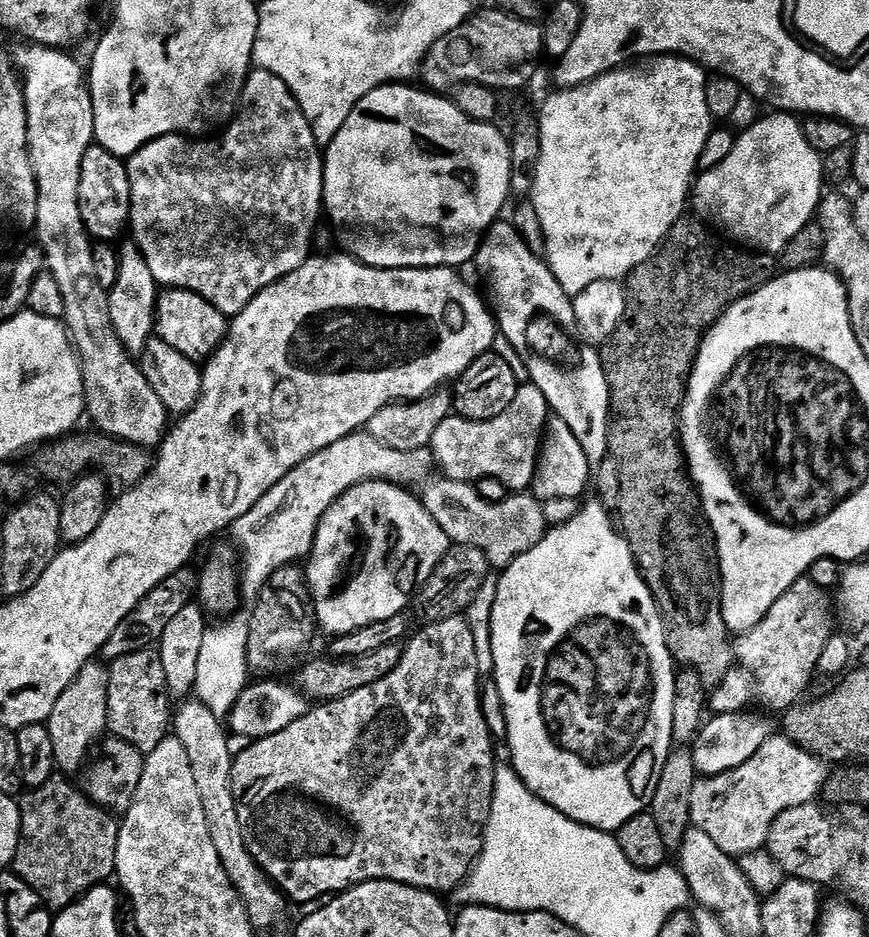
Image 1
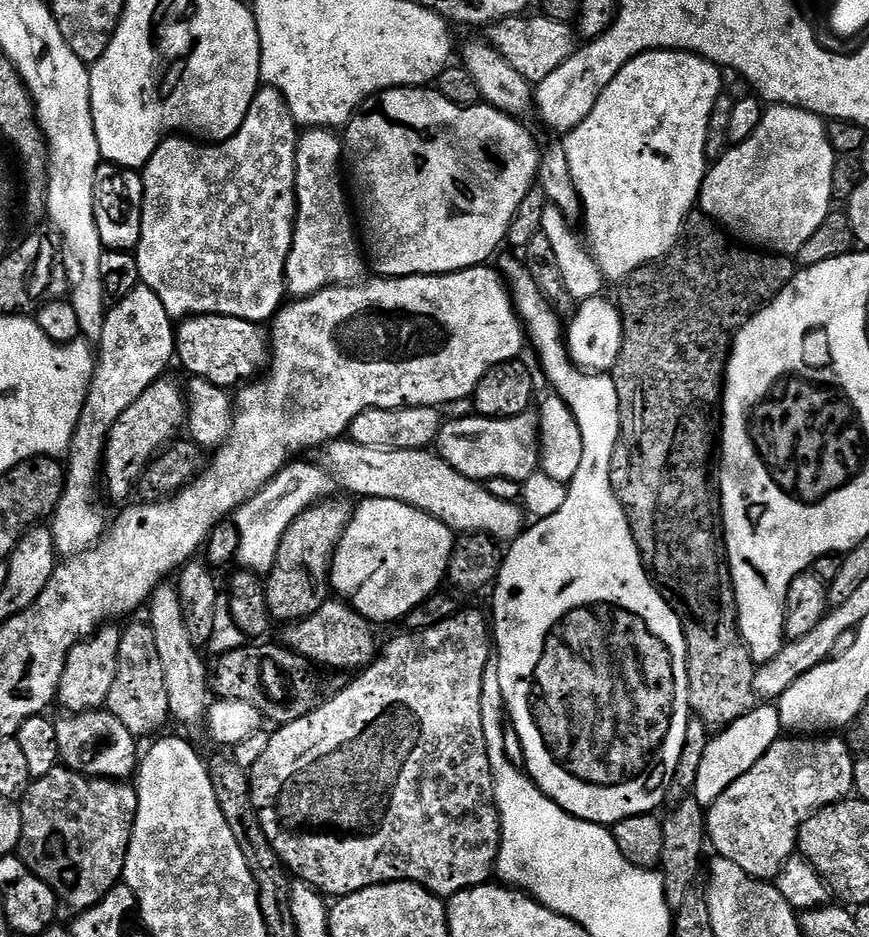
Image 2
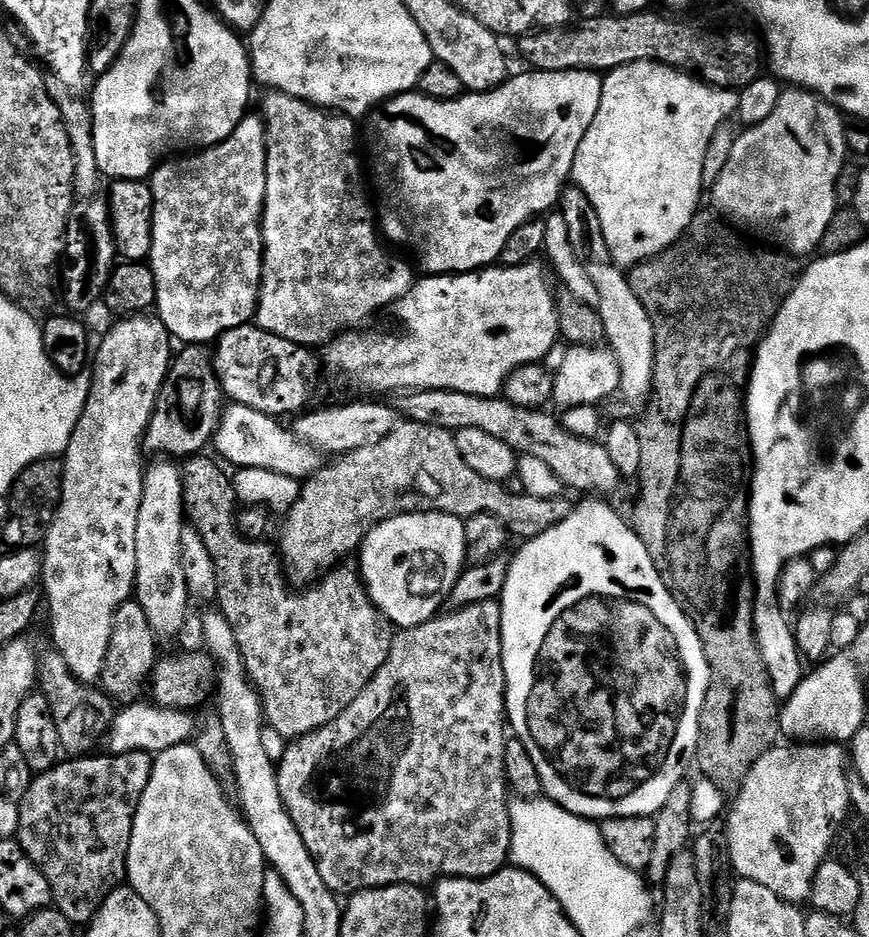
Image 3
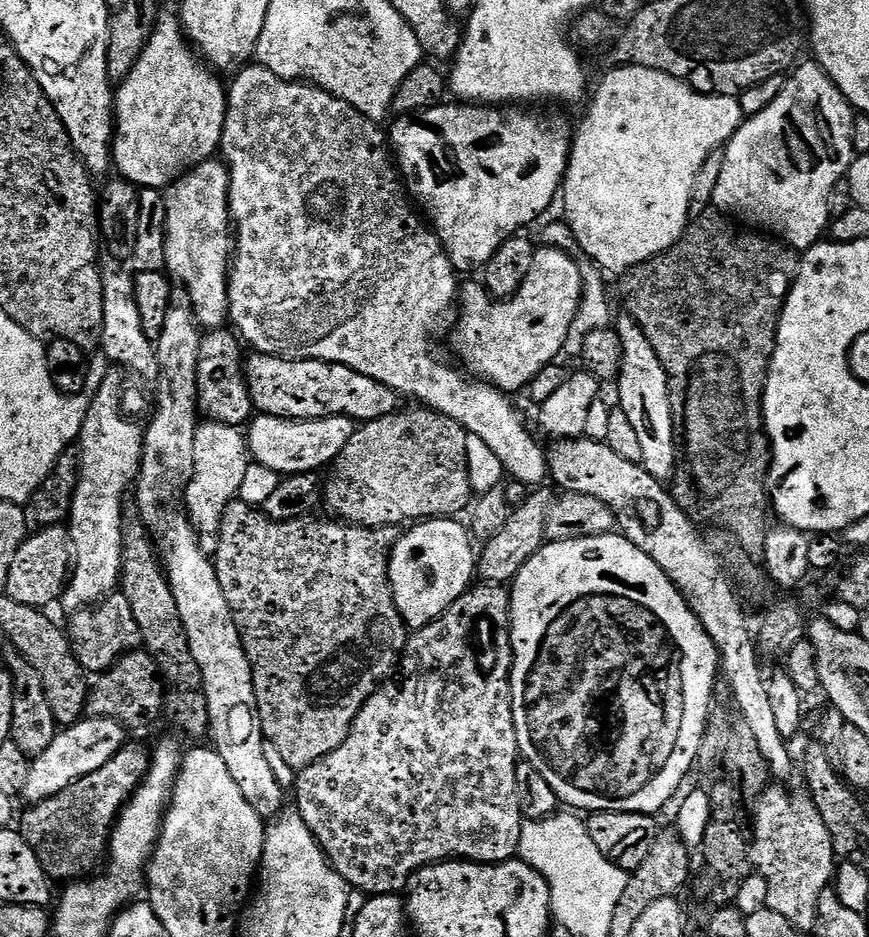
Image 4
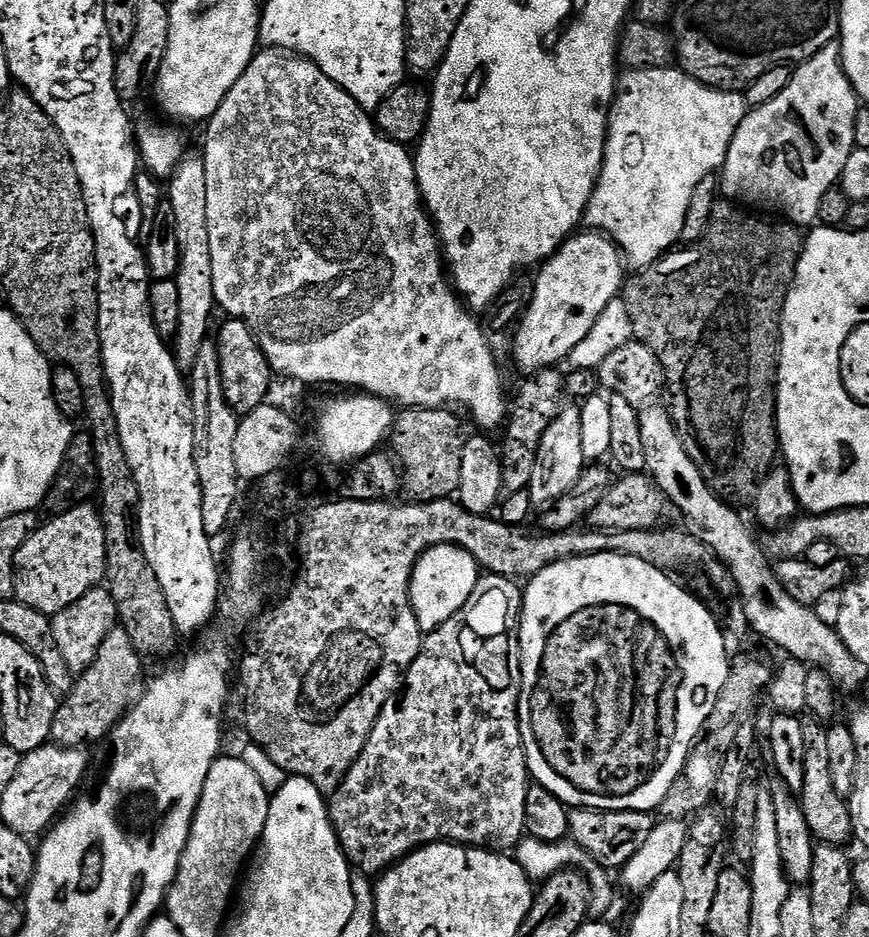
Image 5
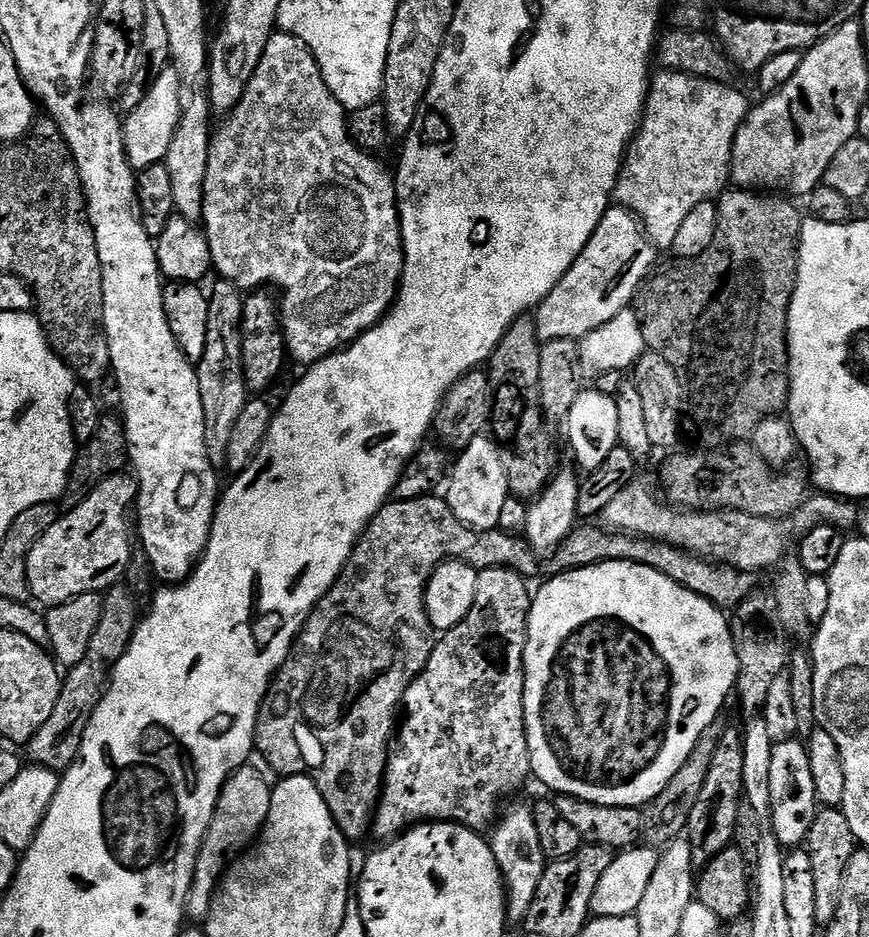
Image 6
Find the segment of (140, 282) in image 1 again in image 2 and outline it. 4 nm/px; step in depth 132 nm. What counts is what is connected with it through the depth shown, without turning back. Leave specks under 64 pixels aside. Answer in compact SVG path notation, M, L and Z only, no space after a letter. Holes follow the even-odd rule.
M140 283L137 288L130 290L130 294L126 294L126 298L122 298L122 302L111 305L105 311L98 351L94 356L96 371L92 373L82 414L78 414L78 426L74 426L74 434L70 438L64 489L50 517L54 546L61 557L77 556L94 547L104 536L106 520L104 524L104 508L100 505L101 493L98 489L102 484L104 447L110 426L114 426L114 422L122 418L122 413L134 406L138 398L142 398L144 391L154 381L167 373L164 371L168 363L173 363L175 354L176 328L173 317L168 315L166 306L162 306L162 298L158 298L158 294L154 294L154 290L145 284Z

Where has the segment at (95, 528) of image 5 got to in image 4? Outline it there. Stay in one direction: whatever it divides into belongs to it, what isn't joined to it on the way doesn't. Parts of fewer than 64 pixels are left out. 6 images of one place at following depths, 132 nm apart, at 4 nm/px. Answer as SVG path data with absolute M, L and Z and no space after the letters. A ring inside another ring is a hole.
M64 526L41 528L29 535L18 554L14 554L14 562L10 562L10 582L6 595L14 598L14 602L22 602L22 606L47 609L47 604L55 600L57 603L63 597L73 567L74 553L69 529Z

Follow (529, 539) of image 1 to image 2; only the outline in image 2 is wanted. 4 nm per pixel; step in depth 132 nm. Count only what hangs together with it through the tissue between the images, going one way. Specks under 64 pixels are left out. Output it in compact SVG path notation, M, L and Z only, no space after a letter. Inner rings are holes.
M341 438L325 444L318 456L319 467L339 487L341 484L345 493L353 492L348 494L356 498L386 498L409 504L430 514L453 533L482 532L497 542L511 542L526 527L526 513L519 503L494 498L483 483L458 474L435 451L382 450L382 446L362 446L350 438Z

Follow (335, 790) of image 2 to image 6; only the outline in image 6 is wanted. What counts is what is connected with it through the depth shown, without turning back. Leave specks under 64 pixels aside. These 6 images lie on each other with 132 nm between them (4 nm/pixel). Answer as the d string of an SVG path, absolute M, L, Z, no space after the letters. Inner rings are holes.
M511 568L483 569L478 578L478 590L474 594L474 606L470 614L461 624L454 626L437 639L434 650L430 654L430 662L426 662L420 677L406 690L402 701L402 719L395 729L394 739L390 744L388 765L384 771L384 783L380 790L380 803L376 806L376 815L372 818L370 829L371 835L373 837L376 835L380 842L387 842L407 832L409 828L425 822L461 824L463 828L471 828L474 832L483 833L495 825L504 796L514 795L527 780L530 780L532 763L528 753L528 735L524 729L524 647L528 641L528 612L532 608L532 596L530 588L528 592L524 584L527 584L525 577L512 571Z

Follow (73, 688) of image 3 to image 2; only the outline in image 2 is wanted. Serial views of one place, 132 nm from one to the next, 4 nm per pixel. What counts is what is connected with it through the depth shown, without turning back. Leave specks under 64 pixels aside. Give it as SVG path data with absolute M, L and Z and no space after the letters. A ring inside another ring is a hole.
M93 710L64 714L61 717L61 720L57 719L55 721L61 765L84 777L116 781L127 781L129 778L135 777L138 771L138 752L136 756L138 740L137 737L130 734L130 730L126 730L126 726L122 726L122 722L118 722L118 718L114 718L114 714L110 714L106 710Z

